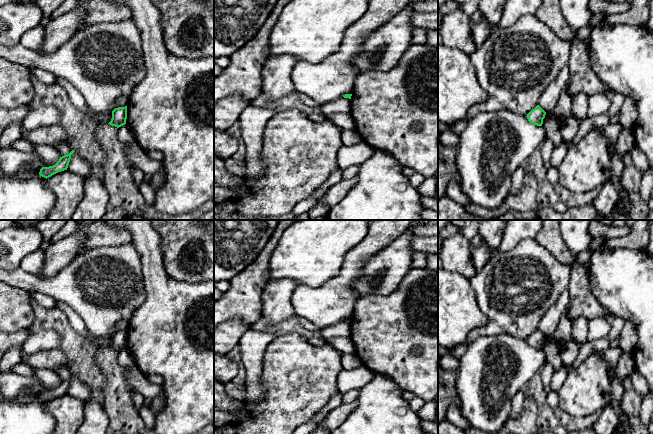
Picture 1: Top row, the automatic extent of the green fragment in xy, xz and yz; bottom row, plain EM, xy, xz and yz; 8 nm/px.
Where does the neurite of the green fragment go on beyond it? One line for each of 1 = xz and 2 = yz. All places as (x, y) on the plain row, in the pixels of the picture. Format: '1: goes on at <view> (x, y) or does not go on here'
1: does not go on here
2: does not go on here

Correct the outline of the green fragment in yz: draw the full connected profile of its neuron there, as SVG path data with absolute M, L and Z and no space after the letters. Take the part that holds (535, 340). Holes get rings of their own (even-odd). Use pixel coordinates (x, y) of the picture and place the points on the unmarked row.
M537 329L533 334L531 334L527 338L526 341L530 347L537 350L542 350L545 339L546 336L539 329Z

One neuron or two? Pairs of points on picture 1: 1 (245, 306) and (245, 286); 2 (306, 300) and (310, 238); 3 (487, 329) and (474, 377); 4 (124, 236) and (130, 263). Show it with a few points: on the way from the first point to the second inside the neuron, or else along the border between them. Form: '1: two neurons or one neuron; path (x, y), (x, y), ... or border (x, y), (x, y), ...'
1: one neuron; path (245, 301), (245, 291)
2: two neurons; border (330, 278), (319, 286), (298, 284)
3: two neurons; border (509, 335), (479, 335), (468, 343)
4: two neurons; border (131, 241), (125, 244), (103, 246)

